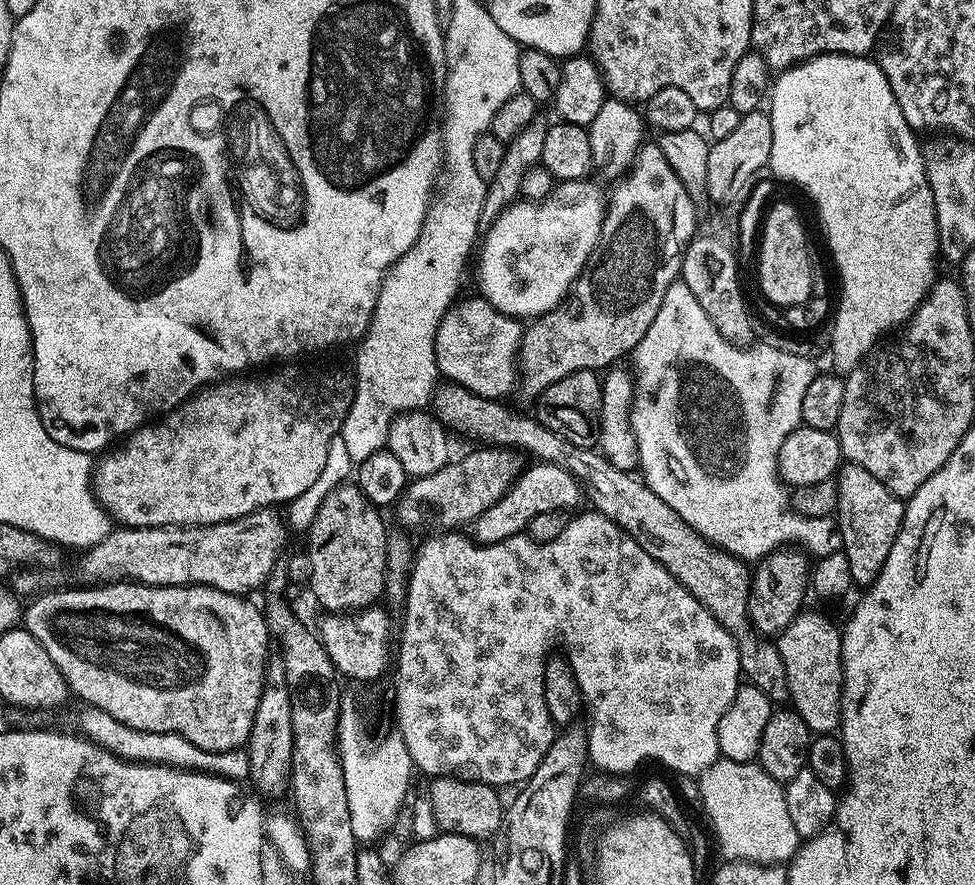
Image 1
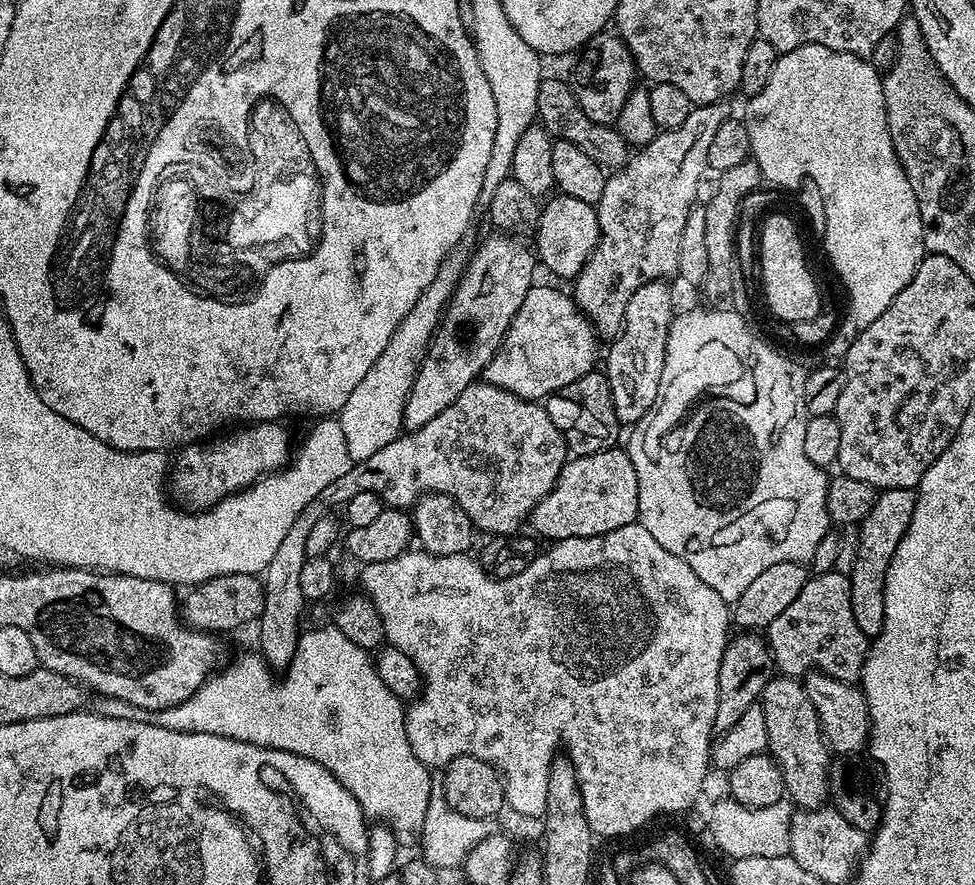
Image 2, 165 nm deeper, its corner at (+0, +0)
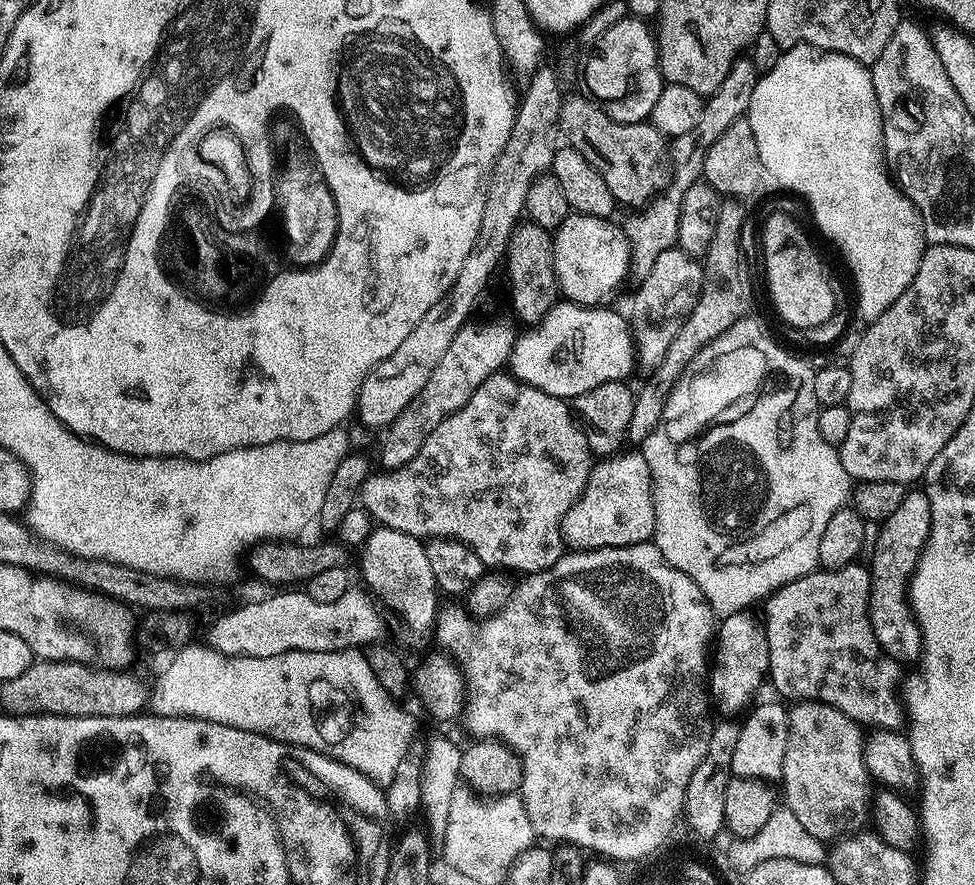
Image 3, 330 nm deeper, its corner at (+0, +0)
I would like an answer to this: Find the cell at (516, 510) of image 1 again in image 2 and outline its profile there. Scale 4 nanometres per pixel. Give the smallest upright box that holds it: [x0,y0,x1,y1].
[531,446,638,542]

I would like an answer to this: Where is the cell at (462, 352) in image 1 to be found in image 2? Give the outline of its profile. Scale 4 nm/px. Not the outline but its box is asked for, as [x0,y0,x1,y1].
[482,284,597,402]

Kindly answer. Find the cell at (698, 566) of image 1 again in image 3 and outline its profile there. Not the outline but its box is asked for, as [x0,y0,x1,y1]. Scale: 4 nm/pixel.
[780,702,874,842]

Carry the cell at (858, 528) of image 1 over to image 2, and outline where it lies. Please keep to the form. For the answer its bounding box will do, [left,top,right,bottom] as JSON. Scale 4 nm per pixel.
[850,488,916,638]

